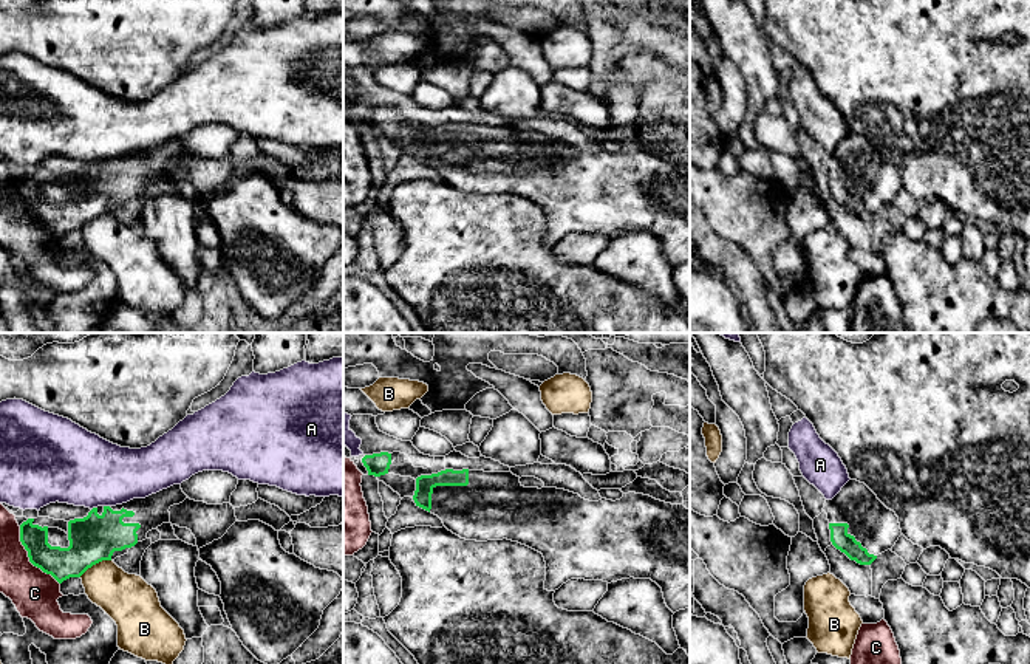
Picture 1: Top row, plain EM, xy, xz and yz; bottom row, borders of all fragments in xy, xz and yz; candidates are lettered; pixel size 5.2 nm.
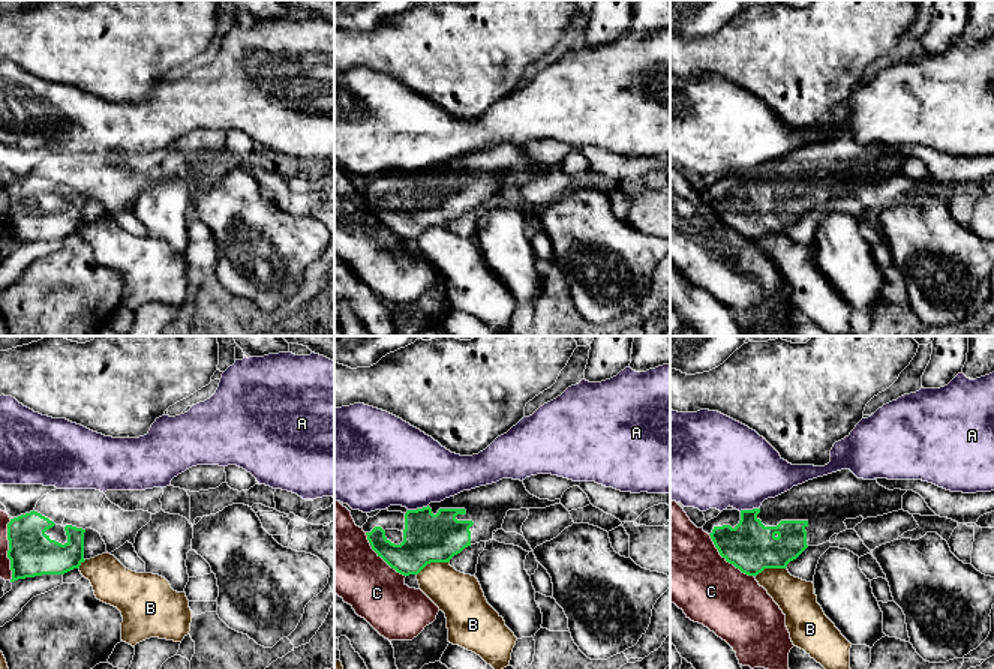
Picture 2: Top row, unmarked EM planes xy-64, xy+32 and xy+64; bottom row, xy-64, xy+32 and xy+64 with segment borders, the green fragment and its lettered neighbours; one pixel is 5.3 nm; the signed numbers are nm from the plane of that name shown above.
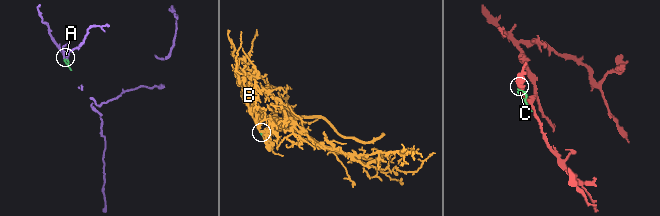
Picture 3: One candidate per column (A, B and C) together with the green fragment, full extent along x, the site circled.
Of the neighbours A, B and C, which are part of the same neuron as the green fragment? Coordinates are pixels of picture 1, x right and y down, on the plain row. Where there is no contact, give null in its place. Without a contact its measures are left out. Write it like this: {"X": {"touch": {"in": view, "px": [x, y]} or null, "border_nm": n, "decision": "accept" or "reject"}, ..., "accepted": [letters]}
{"A": {"touch": {"in": "xy", "px": [107, 160]}, "border_nm": 30, "decision": "reject"}, "B": {"touch": {"in": "xy", "px": [95, 217]}, "border_nm": 190, "decision": "reject"}, "C": {"touch": {"in": "xy", "px": [30, 212]}, "border_nm": 360, "decision": "reject"}, "accepted": []}

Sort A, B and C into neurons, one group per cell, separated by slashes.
A / B / C

